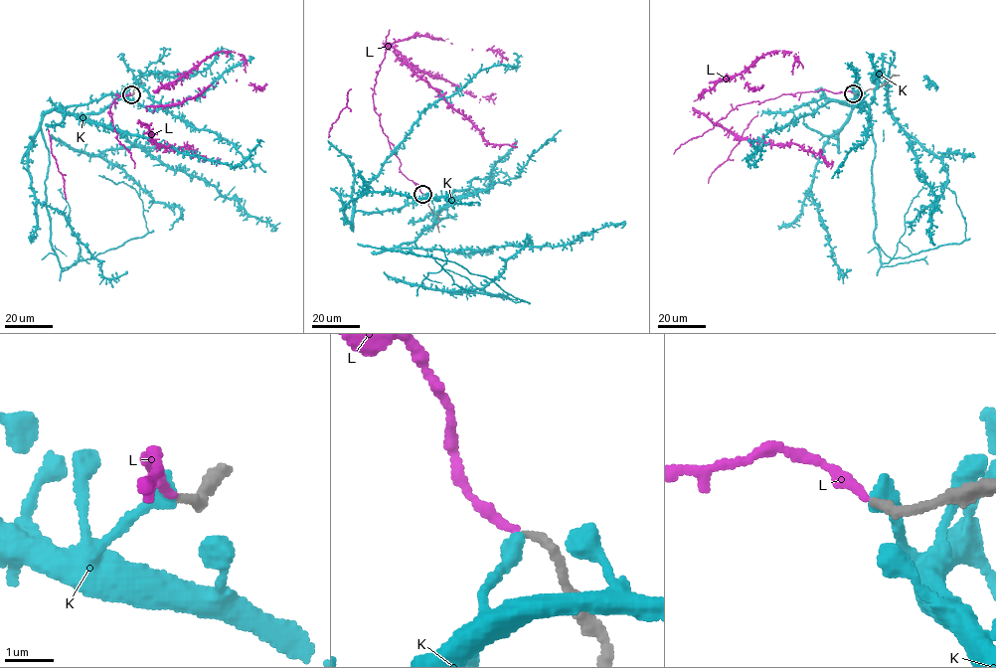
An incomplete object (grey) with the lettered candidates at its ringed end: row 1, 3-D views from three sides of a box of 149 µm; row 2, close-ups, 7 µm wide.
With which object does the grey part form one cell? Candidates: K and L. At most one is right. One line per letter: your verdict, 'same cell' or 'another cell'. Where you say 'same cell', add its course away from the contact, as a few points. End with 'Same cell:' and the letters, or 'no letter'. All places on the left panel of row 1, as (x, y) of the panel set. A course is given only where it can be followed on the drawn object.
K: another cell
L: same cell
Same cell: L

